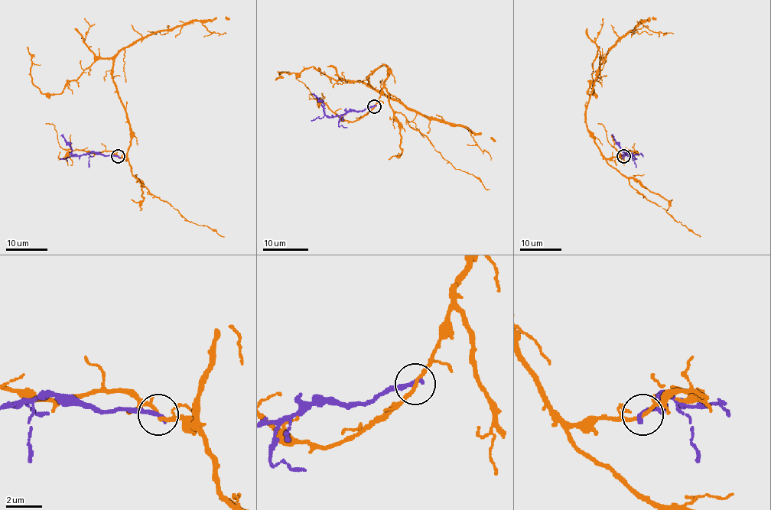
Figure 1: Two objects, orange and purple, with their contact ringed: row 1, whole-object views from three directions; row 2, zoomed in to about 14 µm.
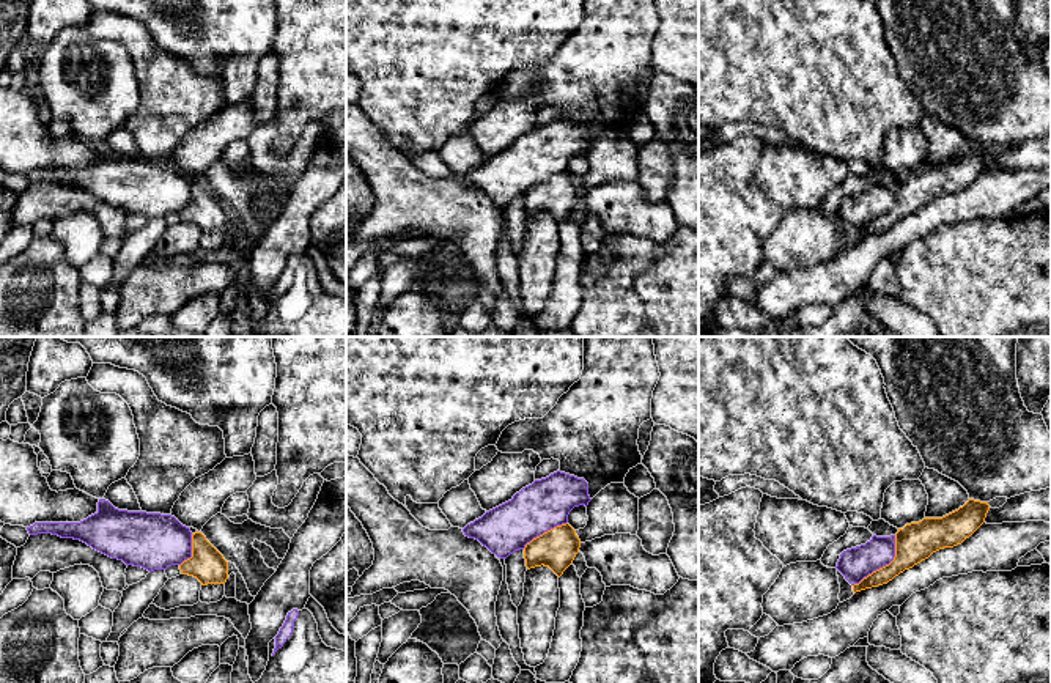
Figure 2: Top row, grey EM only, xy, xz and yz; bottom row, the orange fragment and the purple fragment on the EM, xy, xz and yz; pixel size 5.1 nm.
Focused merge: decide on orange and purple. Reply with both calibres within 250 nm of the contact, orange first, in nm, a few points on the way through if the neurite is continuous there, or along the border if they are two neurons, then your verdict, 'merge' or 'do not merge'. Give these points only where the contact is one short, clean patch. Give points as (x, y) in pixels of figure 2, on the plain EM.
200 nm thick on the orange side, 170 nm on the other; do not merge

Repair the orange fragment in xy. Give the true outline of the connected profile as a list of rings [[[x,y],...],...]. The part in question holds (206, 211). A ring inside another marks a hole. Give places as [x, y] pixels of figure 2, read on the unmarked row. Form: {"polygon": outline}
{"polygon": [[[201,179],[192,181],[192,205],[179,212],[183,222],[197,225],[201,233],[225,231],[228,209]]]}

